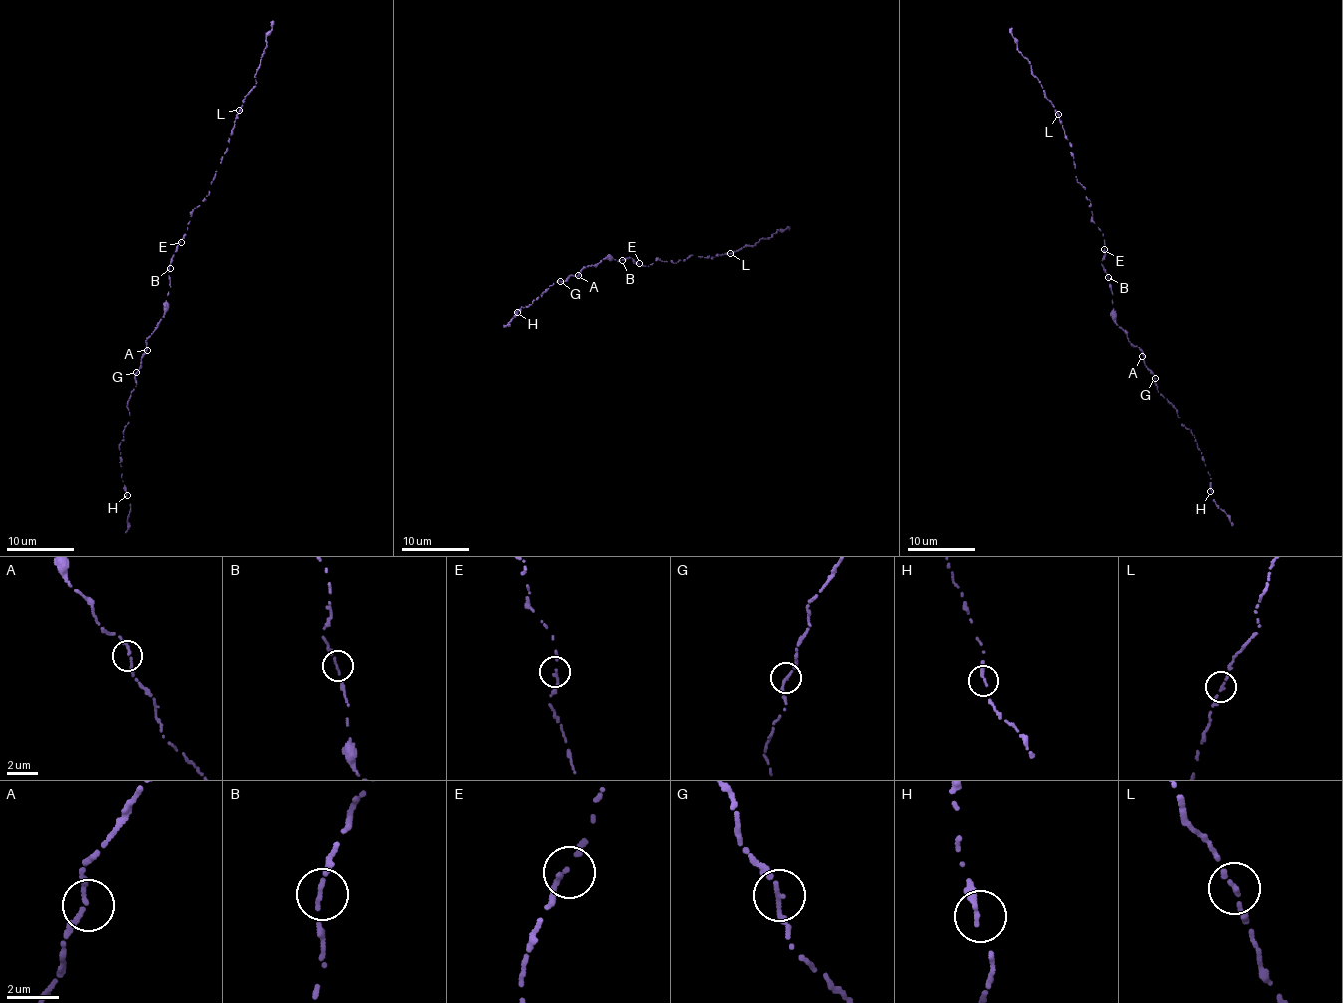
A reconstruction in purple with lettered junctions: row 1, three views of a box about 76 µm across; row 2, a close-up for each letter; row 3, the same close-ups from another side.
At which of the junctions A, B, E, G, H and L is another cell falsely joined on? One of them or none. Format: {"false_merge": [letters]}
{"false_merge": []}

